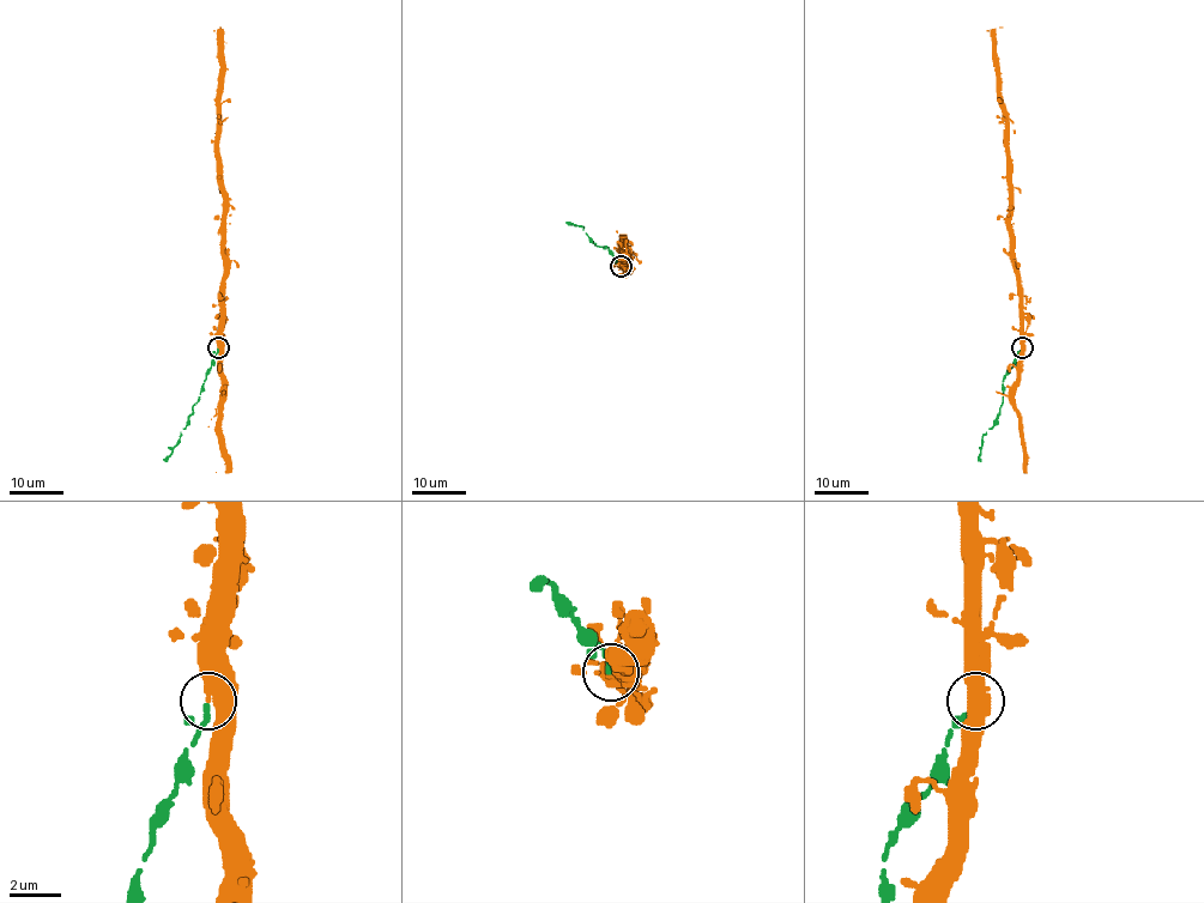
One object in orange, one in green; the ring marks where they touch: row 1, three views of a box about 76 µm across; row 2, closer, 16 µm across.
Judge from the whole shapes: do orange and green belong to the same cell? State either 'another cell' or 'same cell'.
another cell

